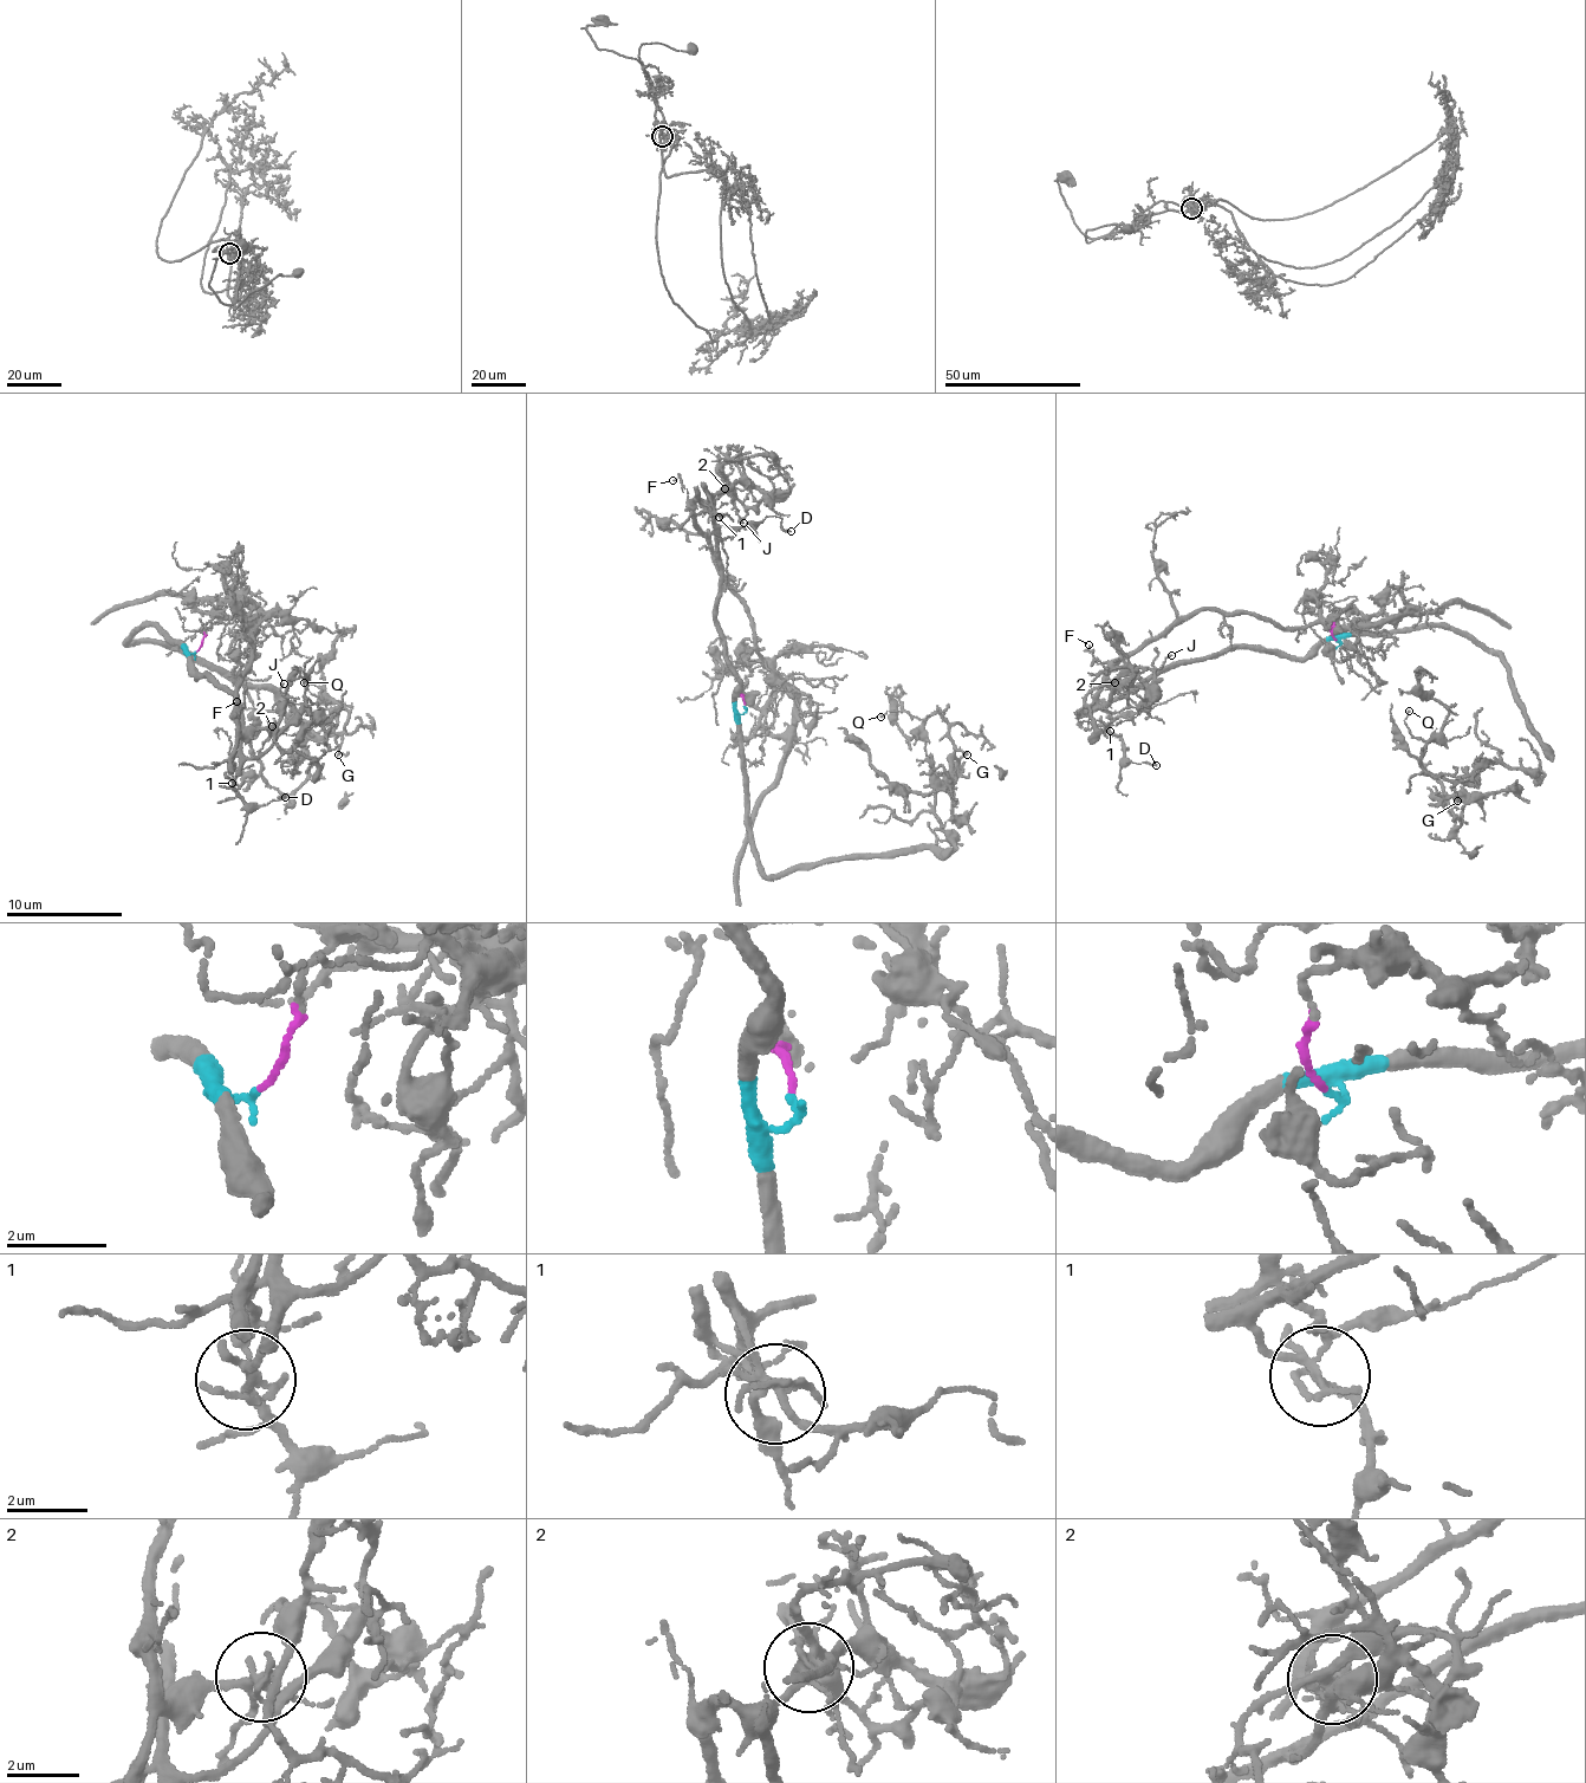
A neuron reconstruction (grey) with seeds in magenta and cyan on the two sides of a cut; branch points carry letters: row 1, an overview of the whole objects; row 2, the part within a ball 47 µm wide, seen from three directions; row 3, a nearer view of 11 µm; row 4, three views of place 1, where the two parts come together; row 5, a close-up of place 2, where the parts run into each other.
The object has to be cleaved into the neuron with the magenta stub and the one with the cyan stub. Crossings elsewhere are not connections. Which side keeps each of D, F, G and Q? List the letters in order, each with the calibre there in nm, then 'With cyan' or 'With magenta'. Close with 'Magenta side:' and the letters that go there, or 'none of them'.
D: Thickness 160 nm. With cyan
F: Thickness 170 nm. With magenta
G: Thickness 120 nm. With cyan
Q: Thickness 100 nm. With cyan
Magenta side: F

